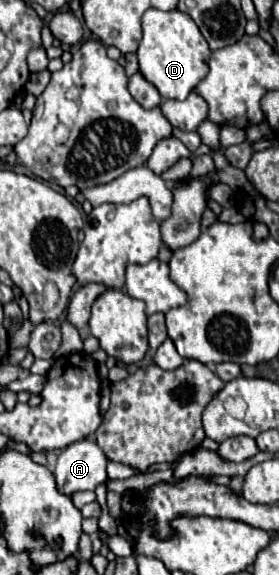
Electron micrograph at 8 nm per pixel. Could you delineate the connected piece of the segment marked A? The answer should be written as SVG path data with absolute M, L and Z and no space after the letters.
M78 440L64 448L56 460L54 476L64 494L74 494L78 490L94 490L108 482L106 474L108 458L104 450L92 440Z

